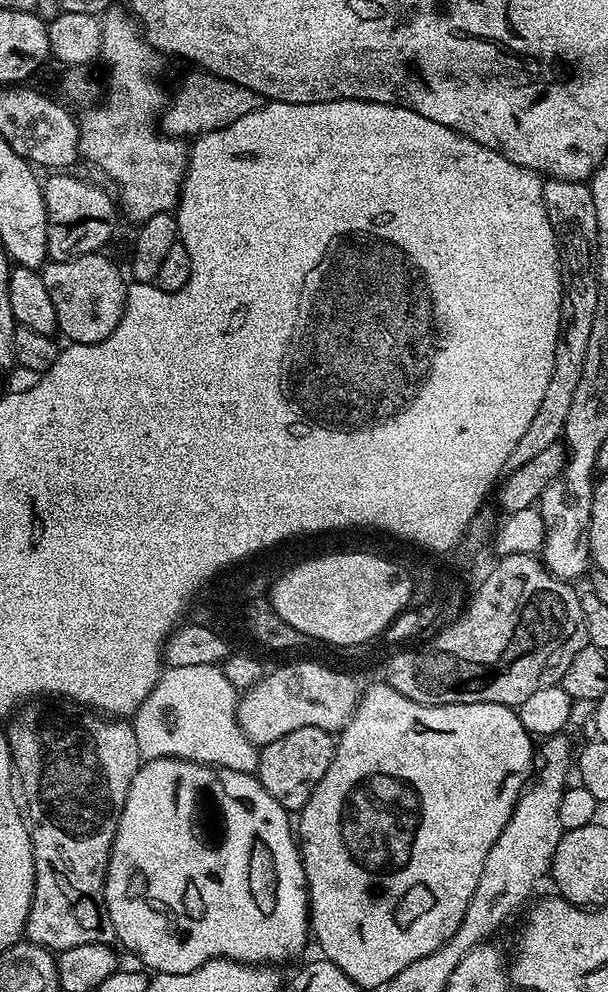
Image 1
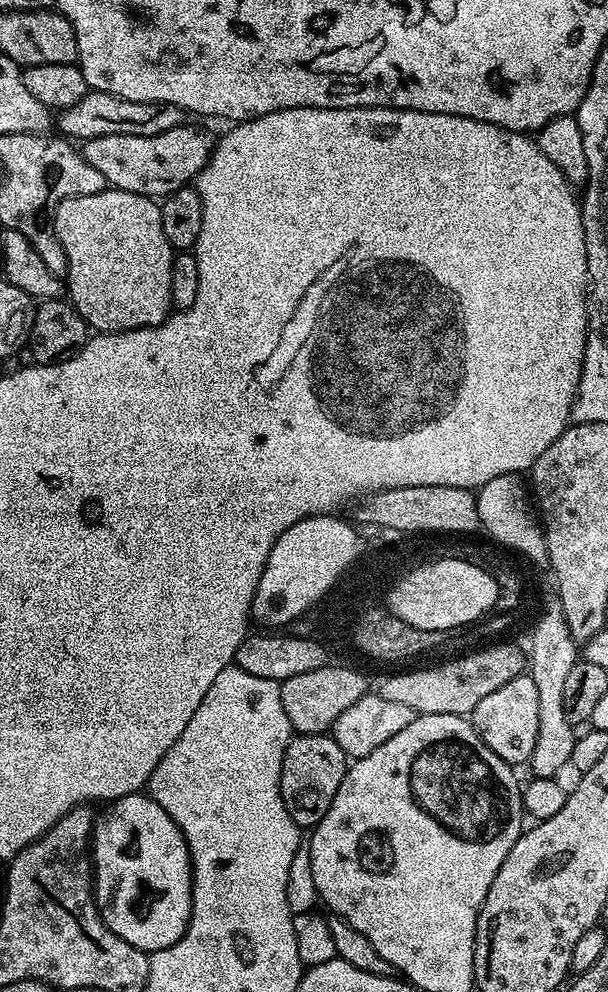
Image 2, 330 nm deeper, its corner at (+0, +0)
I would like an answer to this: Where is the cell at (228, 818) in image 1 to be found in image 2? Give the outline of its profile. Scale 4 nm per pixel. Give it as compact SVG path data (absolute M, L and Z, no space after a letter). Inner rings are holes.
M147 794L123 796L107 805L104 817L95 821L92 830L92 863L94 865L94 895L96 907L106 926L118 938L146 953L174 946L188 929L192 913L192 861L188 859L188 844L182 830Z

